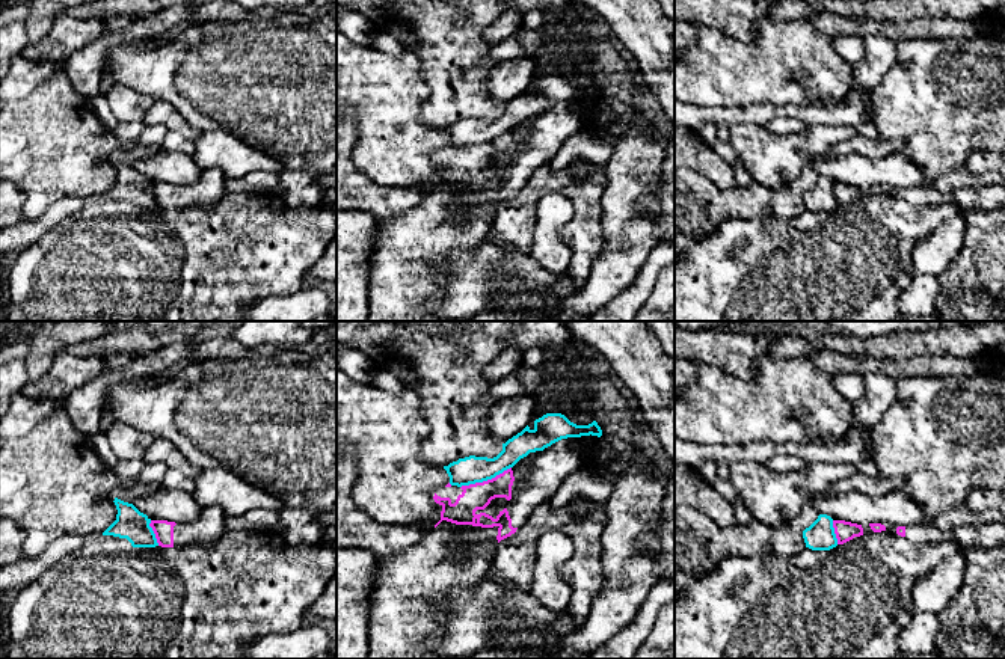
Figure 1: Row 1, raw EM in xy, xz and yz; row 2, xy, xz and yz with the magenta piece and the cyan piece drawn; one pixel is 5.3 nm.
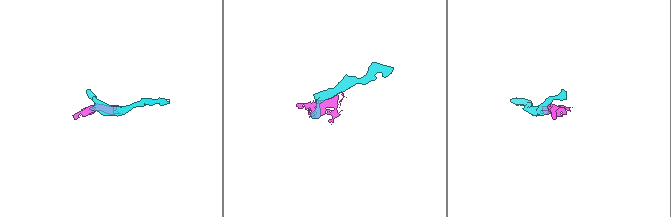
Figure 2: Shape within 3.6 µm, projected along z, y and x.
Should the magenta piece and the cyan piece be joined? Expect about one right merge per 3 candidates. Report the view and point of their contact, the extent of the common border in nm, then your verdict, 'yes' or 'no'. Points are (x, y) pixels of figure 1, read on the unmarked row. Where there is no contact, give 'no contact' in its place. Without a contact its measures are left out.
contact xz (485, 144); length 300 nm; no

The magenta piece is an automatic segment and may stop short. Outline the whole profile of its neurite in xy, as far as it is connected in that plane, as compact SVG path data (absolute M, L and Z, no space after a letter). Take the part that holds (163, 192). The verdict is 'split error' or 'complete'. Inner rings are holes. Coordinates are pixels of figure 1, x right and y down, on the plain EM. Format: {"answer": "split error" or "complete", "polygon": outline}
{"answer": "split error", "polygon": "M220 169L202 170L199 179L189 185L151 182L157 205L161 210L181 210L192 205L214 205L226 190L226 176Z"}

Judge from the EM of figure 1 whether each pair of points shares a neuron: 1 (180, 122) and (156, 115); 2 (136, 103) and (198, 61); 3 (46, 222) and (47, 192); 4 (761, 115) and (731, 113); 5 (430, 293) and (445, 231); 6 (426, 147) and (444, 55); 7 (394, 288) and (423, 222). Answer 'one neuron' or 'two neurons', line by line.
1: one neuron
2: two neurons
3: two neurons
4: one neuron
5: one neuron
6: two neurons
7: one neuron

